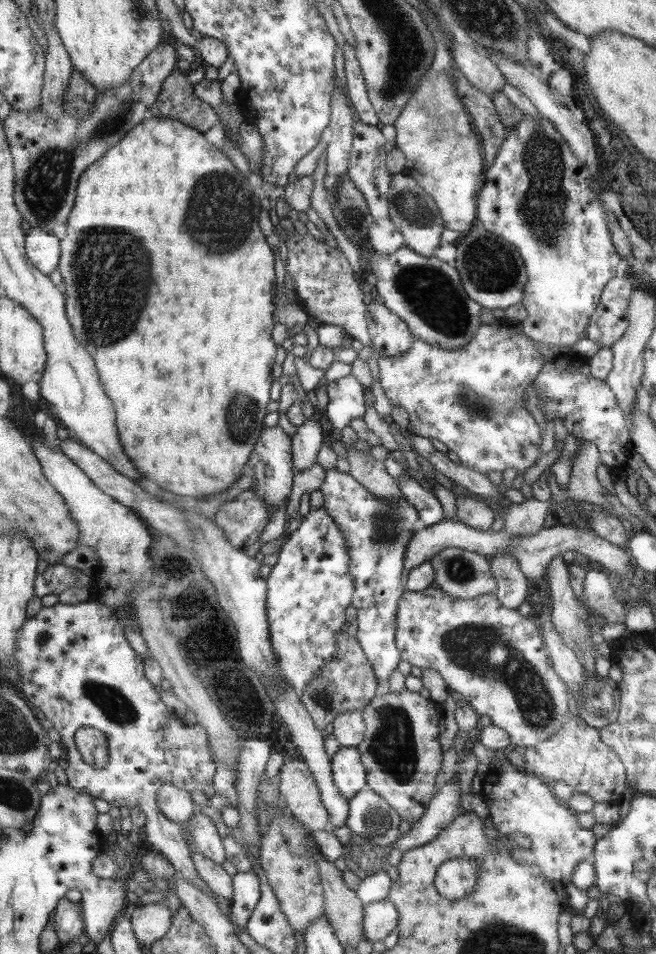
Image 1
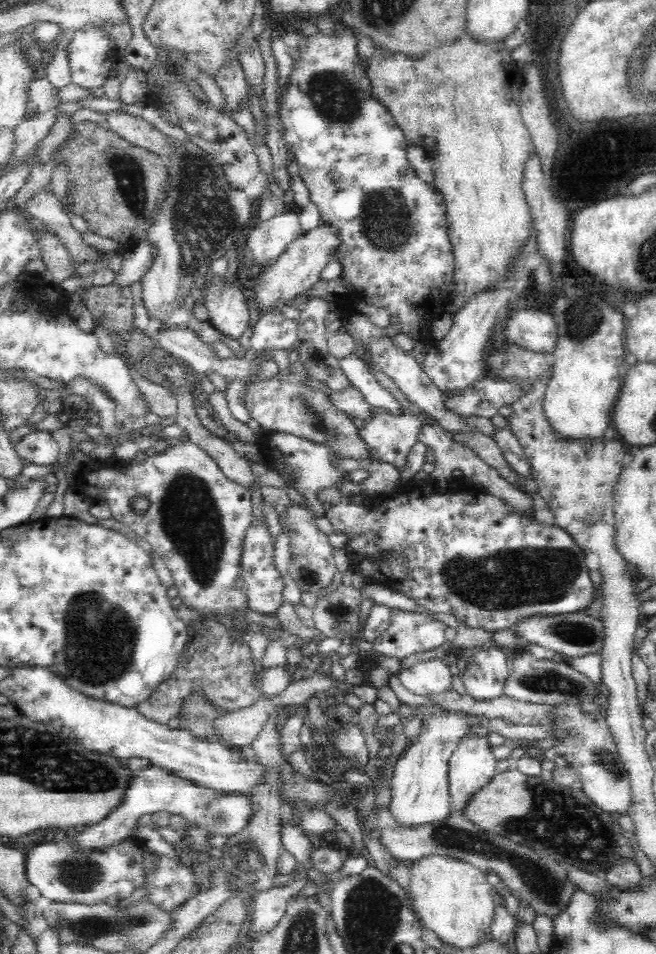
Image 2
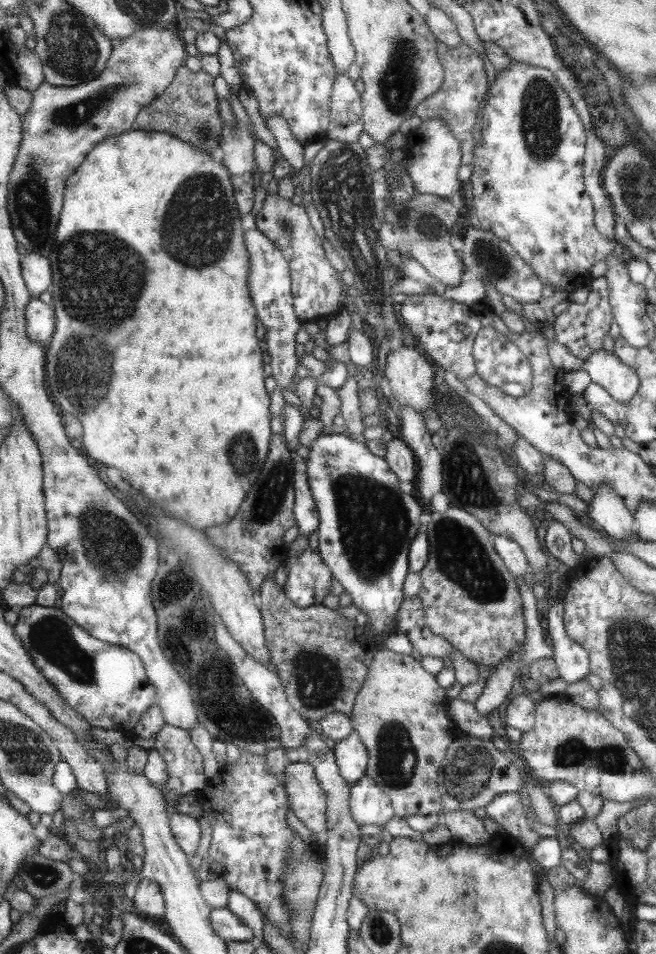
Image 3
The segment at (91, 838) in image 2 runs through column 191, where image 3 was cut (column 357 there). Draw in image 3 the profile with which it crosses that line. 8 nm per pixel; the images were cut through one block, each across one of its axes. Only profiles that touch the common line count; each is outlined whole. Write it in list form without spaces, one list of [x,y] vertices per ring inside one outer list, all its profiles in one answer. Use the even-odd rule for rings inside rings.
[[[366,774],[349,788],[350,815],[359,827],[363,824],[375,824],[382,828],[394,815],[389,798]]]

